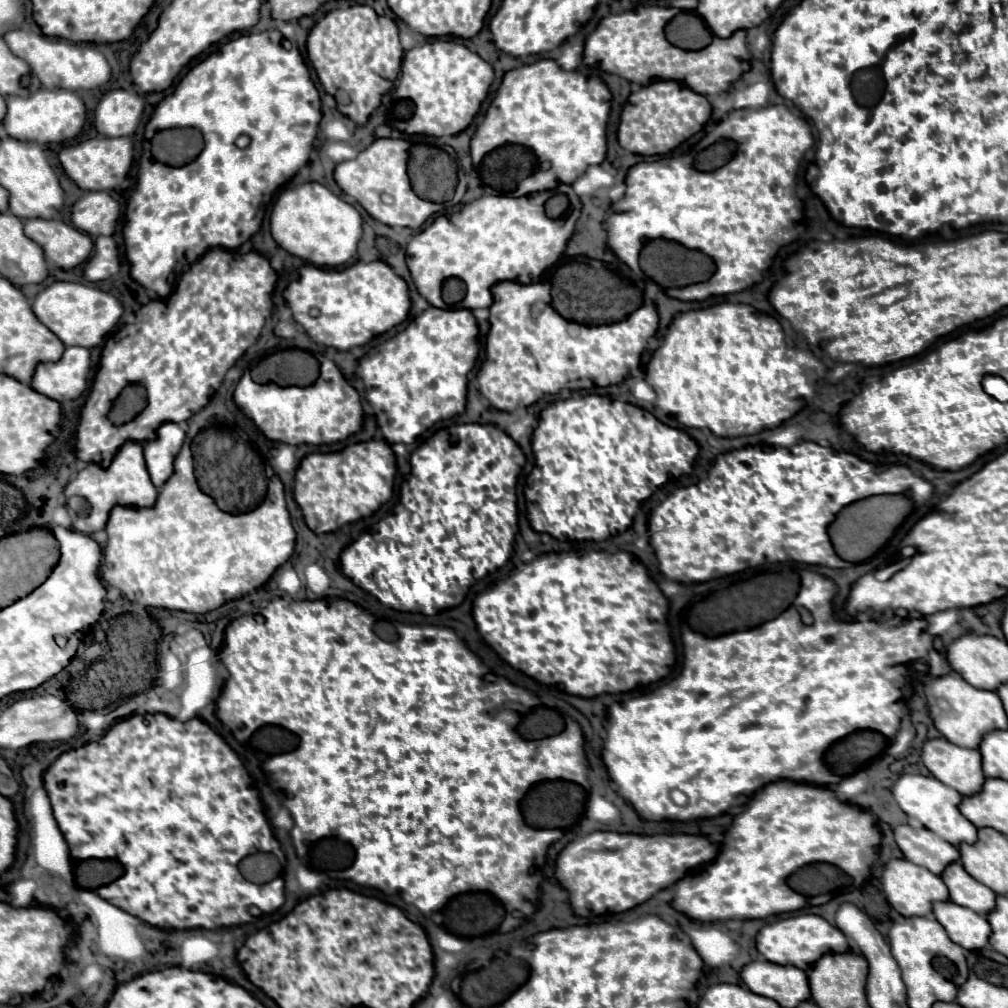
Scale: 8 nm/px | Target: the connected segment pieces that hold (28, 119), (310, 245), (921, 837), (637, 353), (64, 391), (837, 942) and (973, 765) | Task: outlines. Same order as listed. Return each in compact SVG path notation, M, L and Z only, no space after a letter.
M41 88L29 98L9 96L7 98L7 116L3 126L9 136L37 142L37 144L55 144L75 138L85 124L85 104L83 100L69 90L47 90Z
M305 182L279 194L271 212L271 234L289 254L313 266L343 266L355 252L363 236L363 218L355 206L343 202L319 182Z
M917 824L897 826L895 842L909 862L927 868L933 874L941 874L951 862L957 862L961 858L955 846Z
M499 282L495 288L493 288L493 294L495 294L495 302L491 306L491 330L487 334L487 360L483 362L481 366L481 372L477 374L477 380L479 380L479 392L499 410L505 410L505 412L513 412L517 408L527 408L531 406L533 402L537 402L539 398L543 398L545 394L557 394L559 390L563 388L569 388L569 390L583 390L583 388L593 388L593 386L609 386L609 384L619 384L623 382L627 376L631 376L631 362L639 362L641 354L645 352L647 348L647 340L651 336L655 336L657 328L659 328L659 314L657 314L657 308L653 302L647 302L645 306L641 306L641 310L637 310L637 314L631 314L627 320L621 322L615 322L611 325L597 325L588 326L585 324L577 324L577 322L569 322L565 320L553 306L551 306L551 284L549 282L533 282L533 284L519 284L519 282Z
M73 346L67 348L59 362L37 366L31 388L57 402L75 400L87 388L87 374L91 368L91 352Z
M799 914L799 916L791 916L785 920L767 924L759 930L755 940L757 940L757 950L769 962L775 962L781 966L797 966L805 972L809 972L813 964L825 954L845 954L851 950L847 936L817 914Z
M935 738L925 742L921 758L937 780L955 788L959 794L973 796L981 792L985 774L979 750L961 748L945 738Z

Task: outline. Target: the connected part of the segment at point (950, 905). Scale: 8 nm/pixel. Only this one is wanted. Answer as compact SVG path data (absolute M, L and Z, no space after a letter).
M937 902L935 918L947 930L949 938L965 950L981 950L989 942L991 926L987 918L969 908L955 902Z

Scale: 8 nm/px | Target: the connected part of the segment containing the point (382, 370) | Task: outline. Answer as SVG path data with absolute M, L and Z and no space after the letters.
M427 308L409 326L387 340L381 346L375 346L367 356L359 360L357 376L363 380L367 392L365 398L373 406L377 424L389 444L411 444L417 436L421 436L427 428L431 428L439 420L453 418L465 412L467 404L467 374L473 370L475 360L479 356L479 326L471 310L467 308Z

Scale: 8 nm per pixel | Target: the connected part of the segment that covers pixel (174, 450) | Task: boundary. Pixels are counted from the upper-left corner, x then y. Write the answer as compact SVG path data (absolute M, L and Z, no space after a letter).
M167 422L157 430L157 436L145 442L145 460L153 484L159 488L173 474L173 460L181 450L185 432L175 422Z

